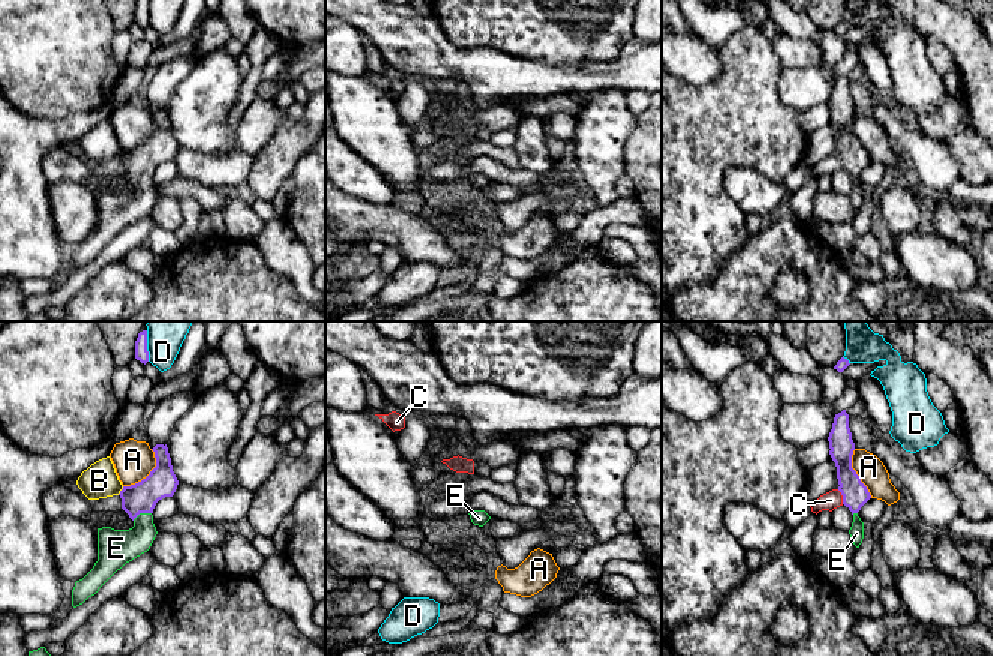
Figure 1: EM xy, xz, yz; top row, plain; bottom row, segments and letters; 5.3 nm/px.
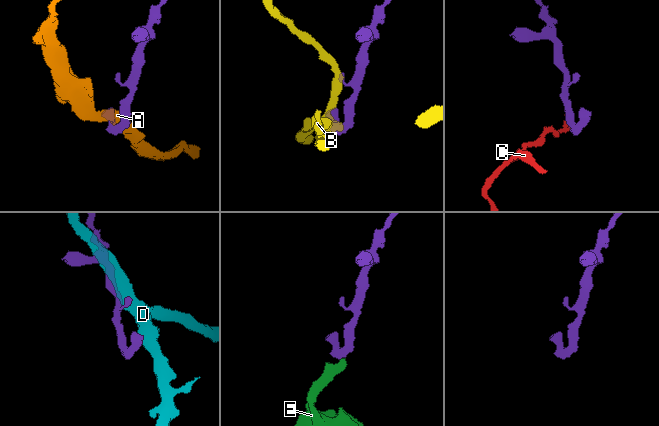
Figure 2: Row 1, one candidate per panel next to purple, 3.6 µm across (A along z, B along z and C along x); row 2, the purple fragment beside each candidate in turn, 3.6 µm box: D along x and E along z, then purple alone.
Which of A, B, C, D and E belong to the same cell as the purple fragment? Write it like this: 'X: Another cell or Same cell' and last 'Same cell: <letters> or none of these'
A: Another cell
B: Another cell
C: Another cell
D: Another cell
E: Same cell
Same cell: E

